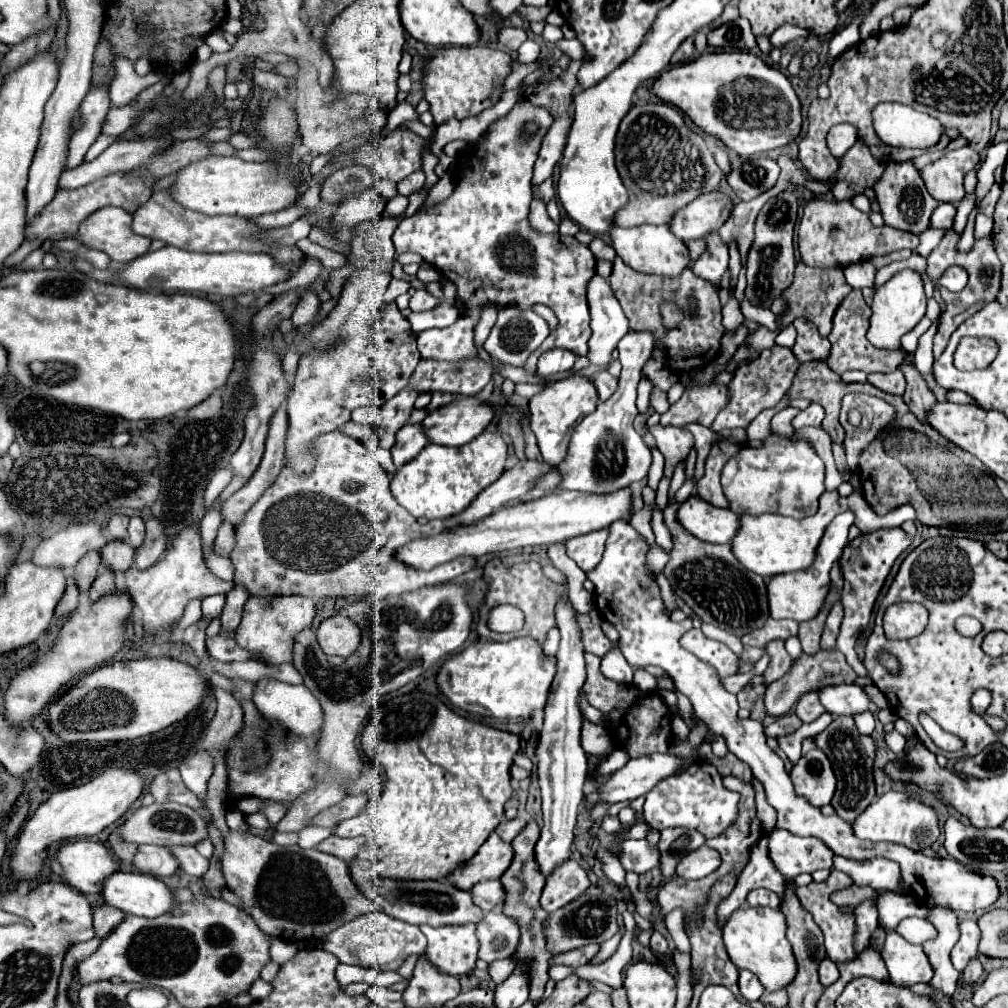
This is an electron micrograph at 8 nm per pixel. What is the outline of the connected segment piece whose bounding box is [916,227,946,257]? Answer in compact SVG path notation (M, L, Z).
M928 227L928 229L920 235L920 245L918 245L916 253L920 253L922 257L928 257L928 255L932 253L932 249L942 241L944 233L946 233L944 229L932 229L932 227Z

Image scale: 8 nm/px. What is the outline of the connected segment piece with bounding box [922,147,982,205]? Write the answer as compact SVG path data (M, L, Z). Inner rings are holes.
M962 147L926 165L922 169L922 177L926 179L930 195L938 197L940 203L958 205L964 197L964 175L968 173L968 169L976 169L980 161L980 153L972 151L970 147Z

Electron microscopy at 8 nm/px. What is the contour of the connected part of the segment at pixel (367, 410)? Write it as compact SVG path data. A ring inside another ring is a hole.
M360 407L358 411L354 411L352 413L352 421L354 423L358 423L358 425L366 425L366 427L374 427L374 425L378 425L378 415L380 415L382 411L380 409L372 409L372 407Z

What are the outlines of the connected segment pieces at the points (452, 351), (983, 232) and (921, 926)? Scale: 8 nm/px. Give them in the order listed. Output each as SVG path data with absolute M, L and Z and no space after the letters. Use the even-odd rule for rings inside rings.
M522 101L514 105L514 109L504 117L498 119L488 127L488 137L486 141L474 151L474 157L466 157L466 161L472 165L472 171L462 173L460 179L456 181L454 193L440 205L428 211L414 213L412 217L404 219L398 223L394 231L394 247L396 253L418 253L426 263L432 263L442 275L446 275L454 285L456 285L456 299L466 307L466 313L458 317L458 321L446 329L432 329L432 343L436 343L440 353L428 355L428 331L418 333L418 351L422 359L434 359L434 361L466 361L472 357L478 357L474 349L474 327L480 319L480 313L484 307L492 307L496 311L514 307L520 311L528 311L532 305L542 303L554 311L558 317L558 327L550 331L546 341L536 349L526 365L526 373L536 373L536 361L538 357L552 349L552 347L562 347L574 351L578 356L585 356L588 353L588 339L592 335L590 329L590 313L588 313L588 303L586 303L586 283L592 279L596 273L596 259L588 245L582 245L570 235L560 235L560 233L538 233L530 227L528 221L528 209L530 201L534 197L532 193L532 169L534 161L538 157L540 141L542 135L546 135L546 127L550 127L550 115L542 111L540 107L530 107L530 103ZM526 123L536 123L538 129L530 135L524 137L522 129Z
M978 213L976 215L976 221L974 221L974 239L982 239L982 237L988 237L992 233L993 219L986 216L984 213Z
M908 917L902 919L900 925L896 927L896 933L904 939L908 939L908 943L924 943L926 939L932 939L932 935L936 933L936 929L926 921L926 919L916 919L916 917Z

